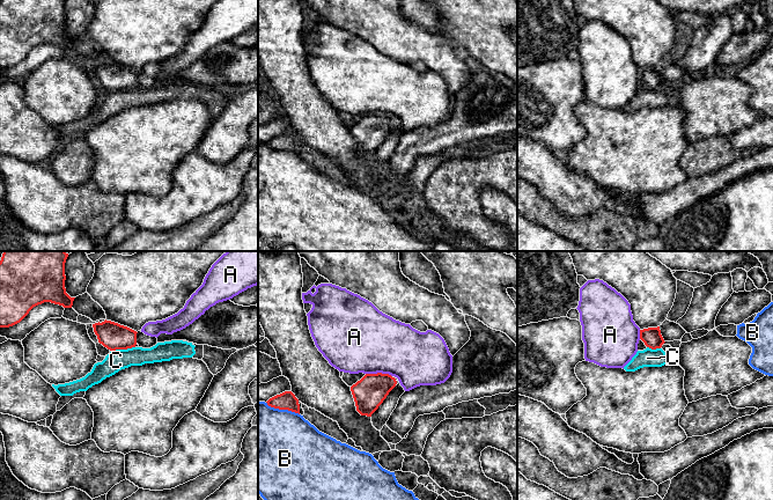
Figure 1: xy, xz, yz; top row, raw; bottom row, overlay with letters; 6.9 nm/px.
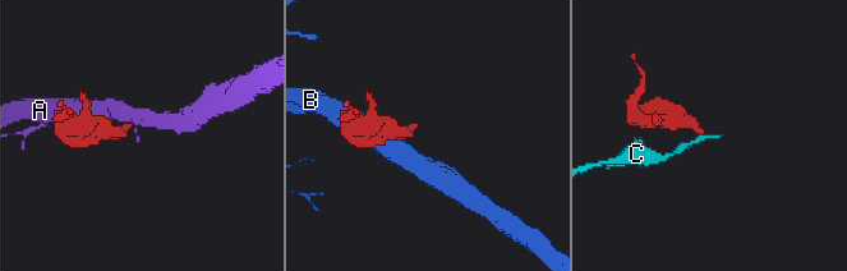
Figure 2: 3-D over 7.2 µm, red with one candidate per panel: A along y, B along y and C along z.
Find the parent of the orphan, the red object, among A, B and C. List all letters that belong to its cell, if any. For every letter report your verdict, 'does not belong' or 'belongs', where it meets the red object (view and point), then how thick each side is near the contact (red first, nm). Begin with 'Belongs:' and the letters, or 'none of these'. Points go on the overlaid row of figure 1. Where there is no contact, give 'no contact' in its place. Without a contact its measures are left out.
Belongs: none of these
A: does not belong; meets red in xz at (378, 373); 220 nm thick on the red side, 460 nm on the other
B: does not belong; meets red in xz at (282, 409); 130 nm thick on the red side, 500 nm on the other
C: does not belong; meets red in xy at (123, 348); 190 nm thick on the red side, 140 nm on the other

